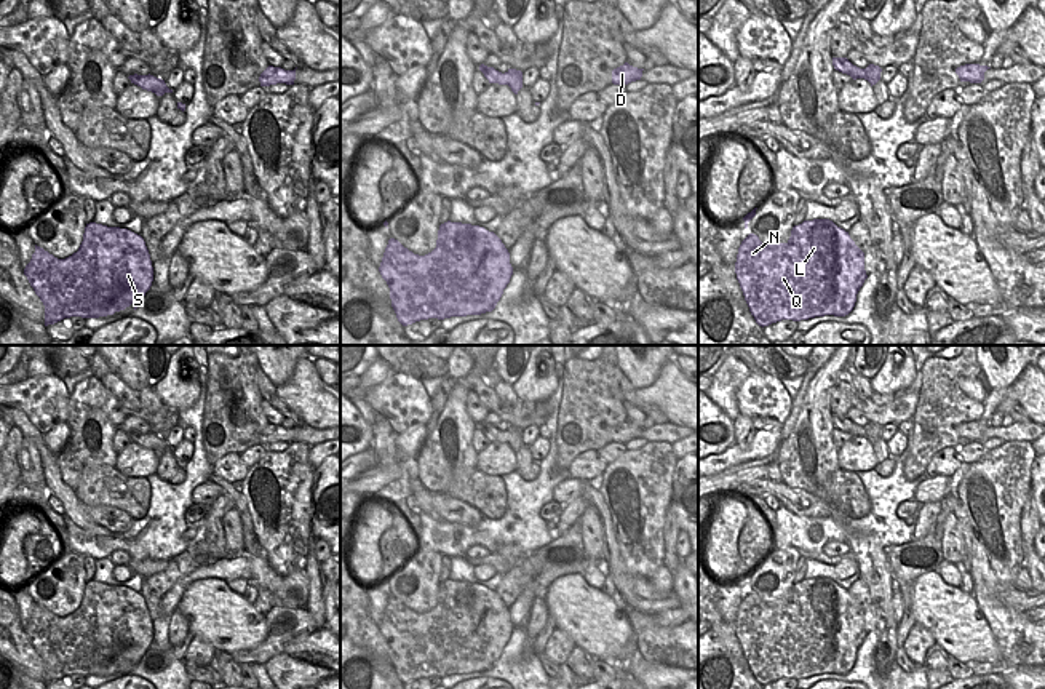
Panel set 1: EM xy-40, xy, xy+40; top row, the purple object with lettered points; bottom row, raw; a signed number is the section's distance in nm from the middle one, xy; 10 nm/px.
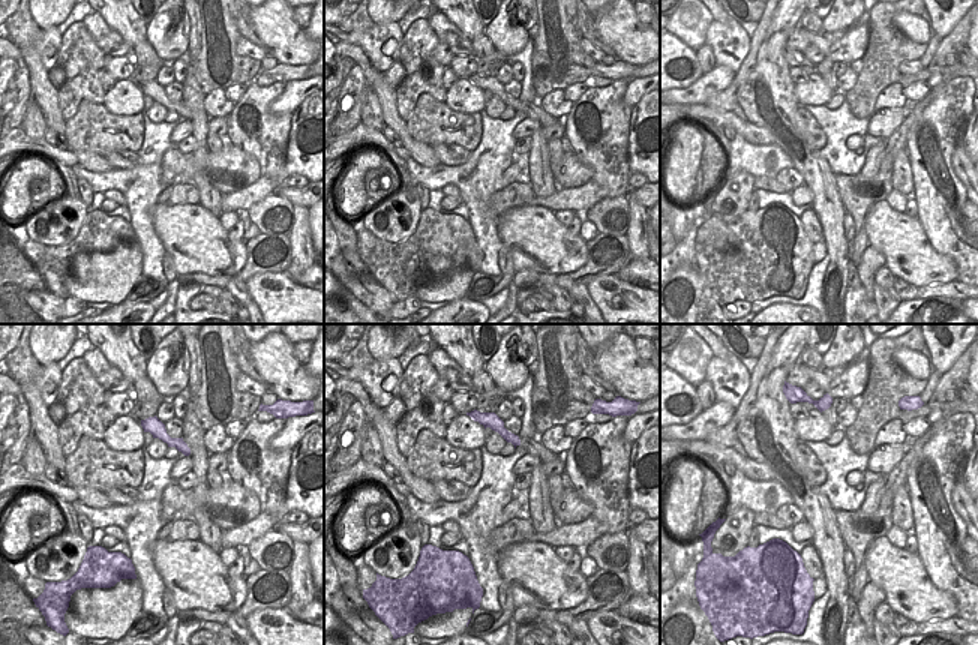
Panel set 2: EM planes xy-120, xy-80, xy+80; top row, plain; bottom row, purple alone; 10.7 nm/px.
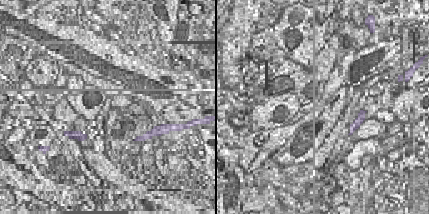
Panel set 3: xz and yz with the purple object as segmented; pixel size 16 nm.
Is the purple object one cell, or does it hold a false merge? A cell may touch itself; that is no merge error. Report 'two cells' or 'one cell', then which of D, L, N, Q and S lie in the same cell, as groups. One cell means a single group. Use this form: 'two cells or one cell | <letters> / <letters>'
two cells | D / L N Q S

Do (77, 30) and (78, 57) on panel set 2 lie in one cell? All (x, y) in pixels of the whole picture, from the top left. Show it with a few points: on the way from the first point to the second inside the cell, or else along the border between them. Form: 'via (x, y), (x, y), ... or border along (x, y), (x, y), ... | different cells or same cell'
via (77, 36), (78, 51) | same cell

